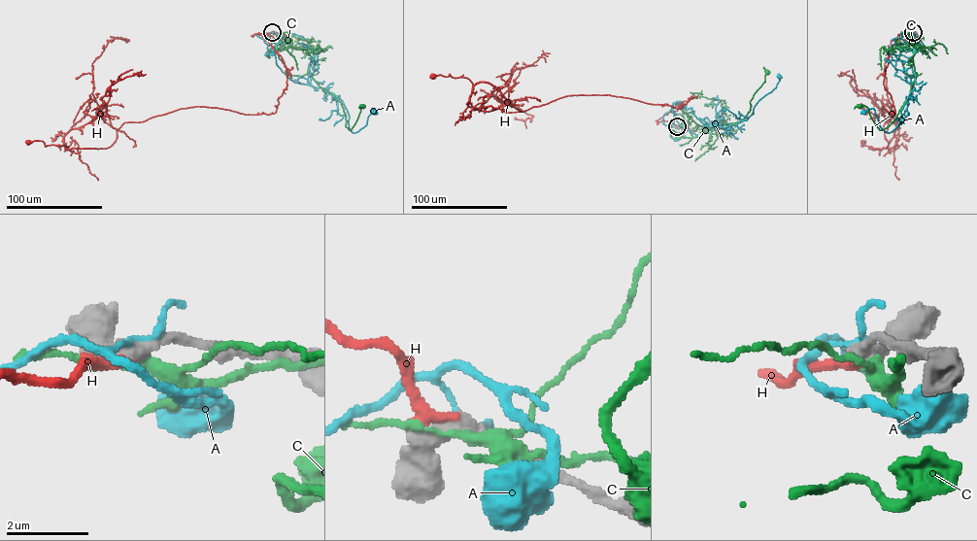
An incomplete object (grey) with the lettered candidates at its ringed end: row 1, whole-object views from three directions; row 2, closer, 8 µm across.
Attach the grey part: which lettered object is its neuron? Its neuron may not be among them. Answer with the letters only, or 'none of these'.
H

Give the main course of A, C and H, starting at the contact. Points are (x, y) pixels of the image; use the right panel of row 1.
A: (914, 32), (900, 38), (888, 56), (894, 75), (914, 87), (898, 125), (886, 132), (873, 108), (863, 113)
C: (914, 32), (924, 46), (914, 54), (914, 82), (896, 118), (880, 130), (868, 109), (859, 106)
H: (914, 32), (899, 35), (884, 74), (895, 112), (882, 106), (883, 114), (897, 124), (896, 145), (863, 143)

